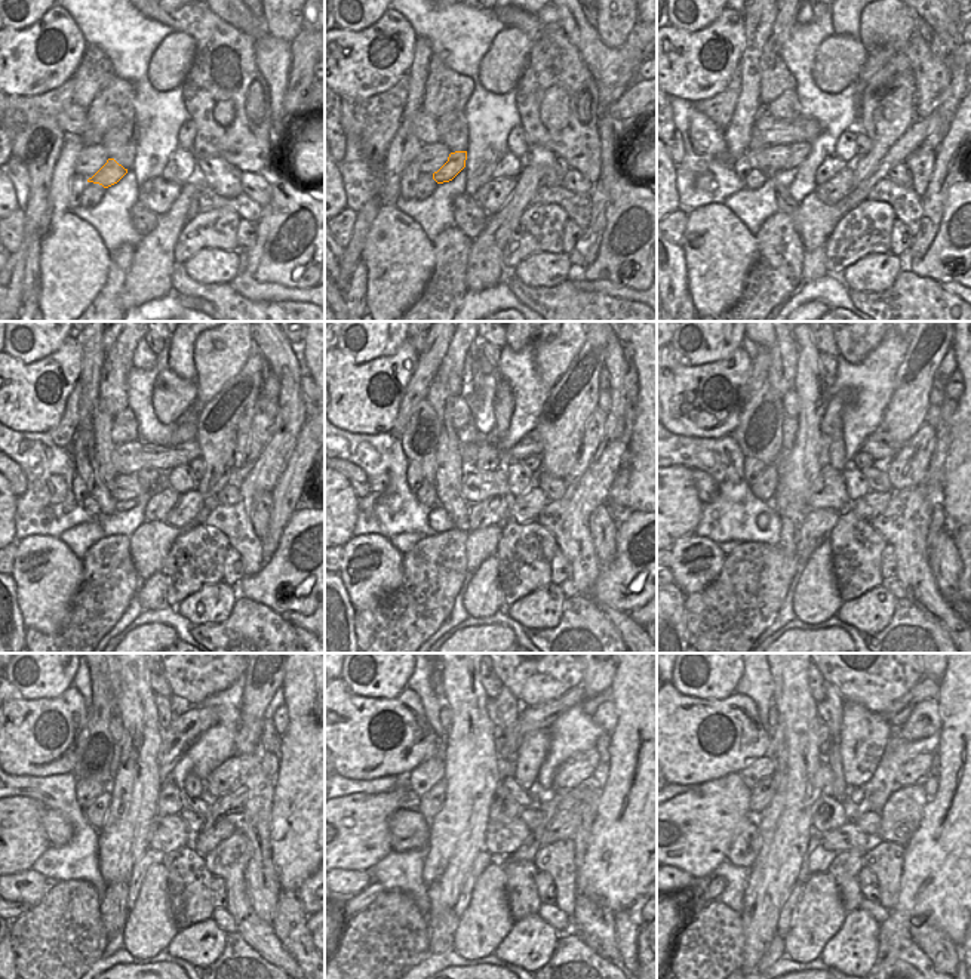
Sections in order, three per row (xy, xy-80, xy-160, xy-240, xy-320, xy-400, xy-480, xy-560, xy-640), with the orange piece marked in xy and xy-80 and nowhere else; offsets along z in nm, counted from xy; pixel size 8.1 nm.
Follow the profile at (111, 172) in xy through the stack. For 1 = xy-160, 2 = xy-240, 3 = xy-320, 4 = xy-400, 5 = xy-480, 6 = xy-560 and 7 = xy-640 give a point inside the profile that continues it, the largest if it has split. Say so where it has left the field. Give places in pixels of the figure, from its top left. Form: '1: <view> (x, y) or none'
1: xy-160 (798, 151)
2: xy-240 (151, 479)
3: xy-320 (489, 456)
4: xy-400 (832, 421)
5: xy-480 (184, 730)
6: xy-560 (543, 716)
7: xy-640 (927, 687)

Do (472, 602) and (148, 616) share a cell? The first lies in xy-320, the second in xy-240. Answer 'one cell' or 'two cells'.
two cells

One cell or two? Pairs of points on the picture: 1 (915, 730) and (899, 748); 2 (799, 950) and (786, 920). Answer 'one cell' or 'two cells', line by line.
1: two cells
2: two cells

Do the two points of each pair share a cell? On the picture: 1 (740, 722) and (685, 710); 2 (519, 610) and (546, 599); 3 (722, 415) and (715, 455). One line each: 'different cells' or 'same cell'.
1: same cell
2: same cell
3: different cells

